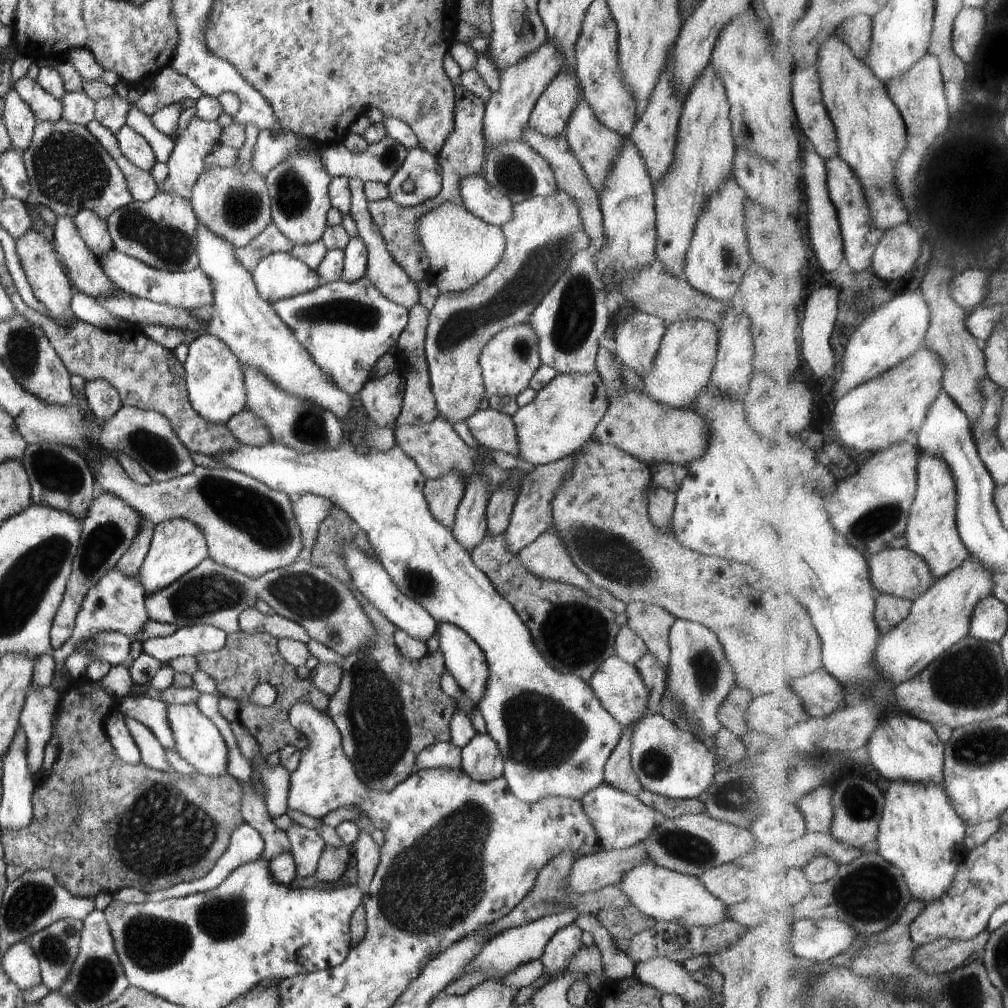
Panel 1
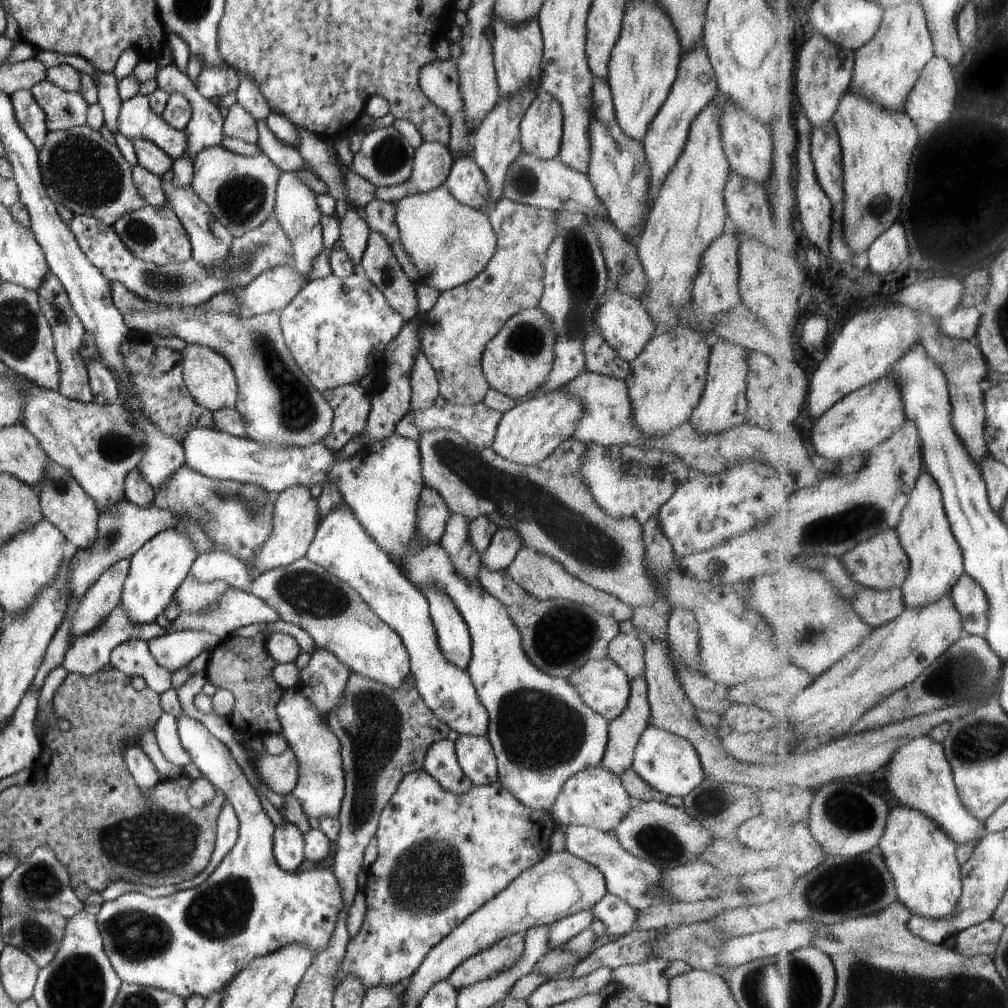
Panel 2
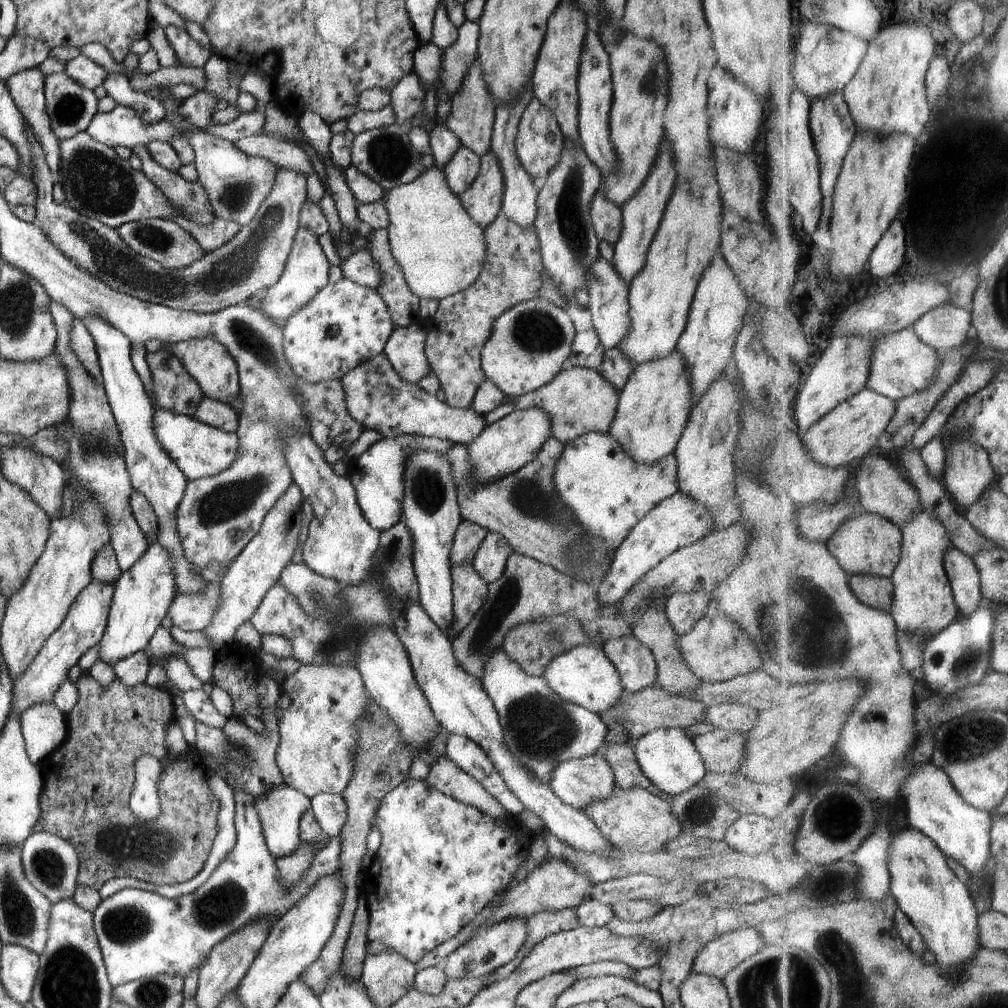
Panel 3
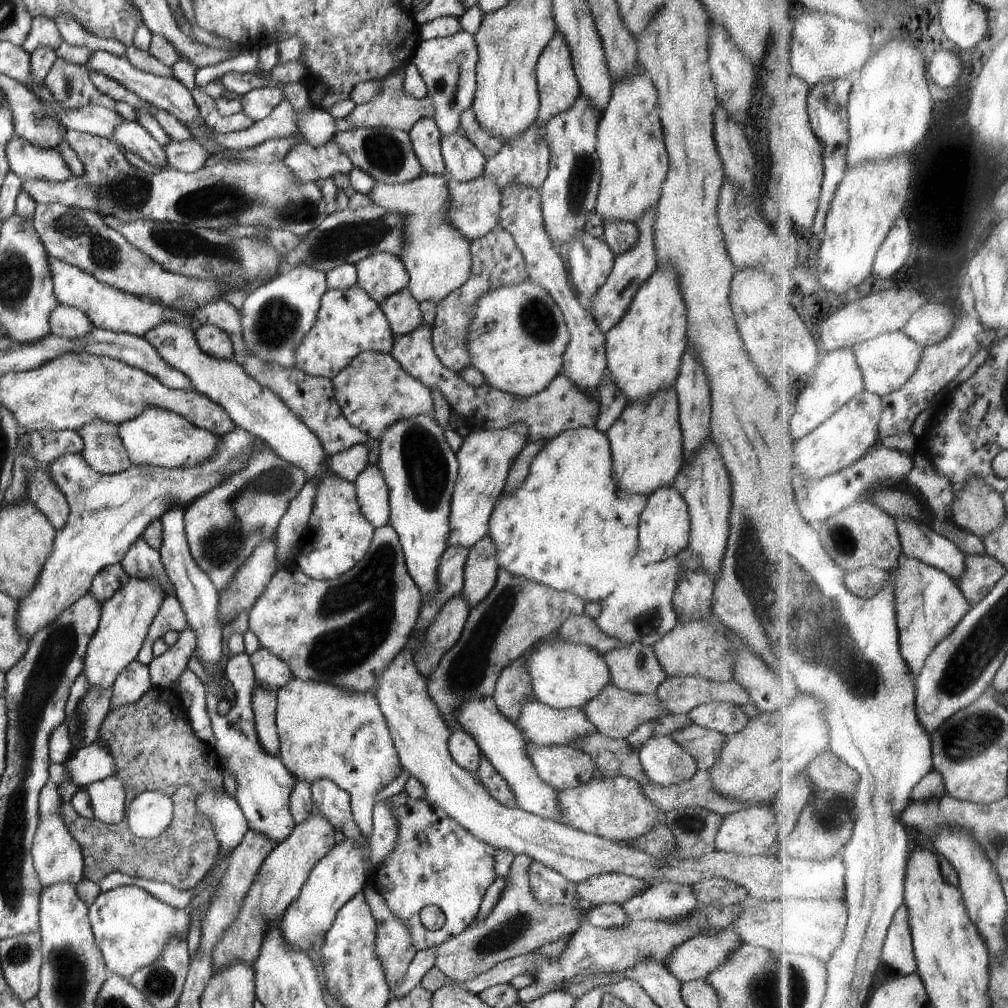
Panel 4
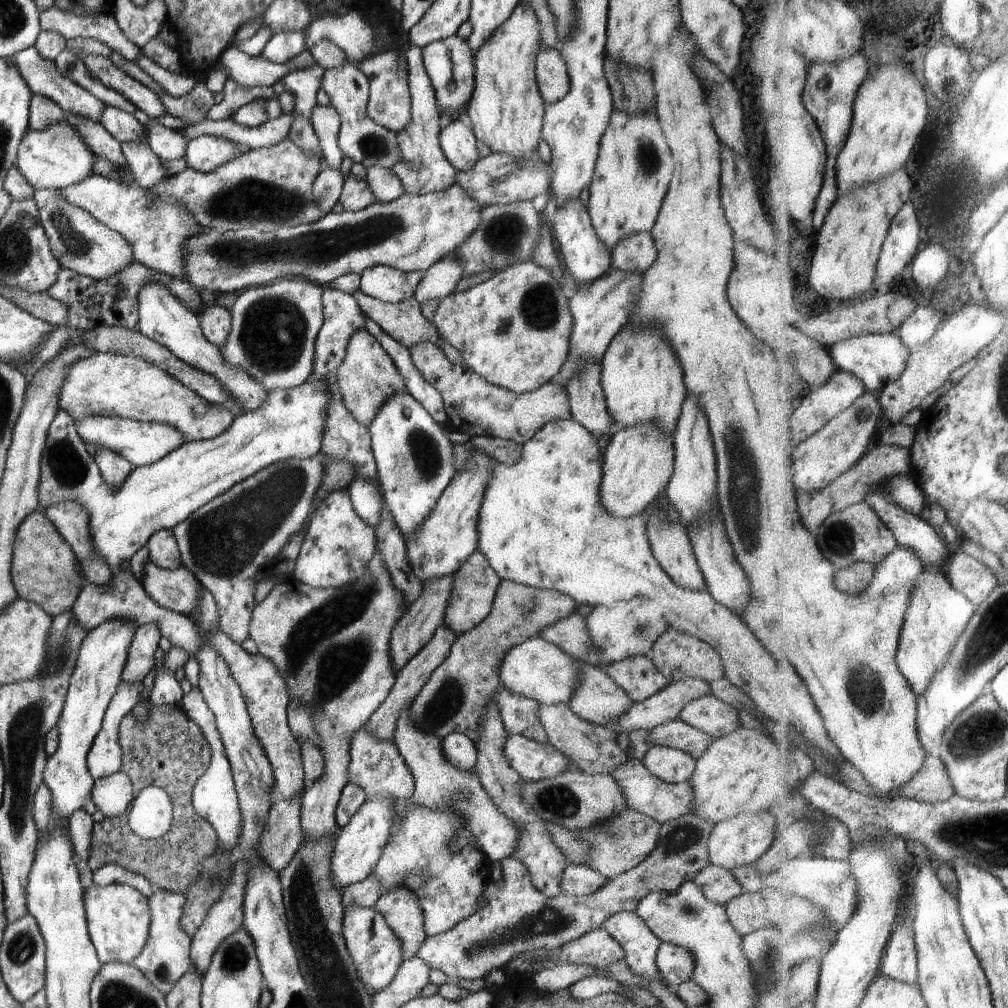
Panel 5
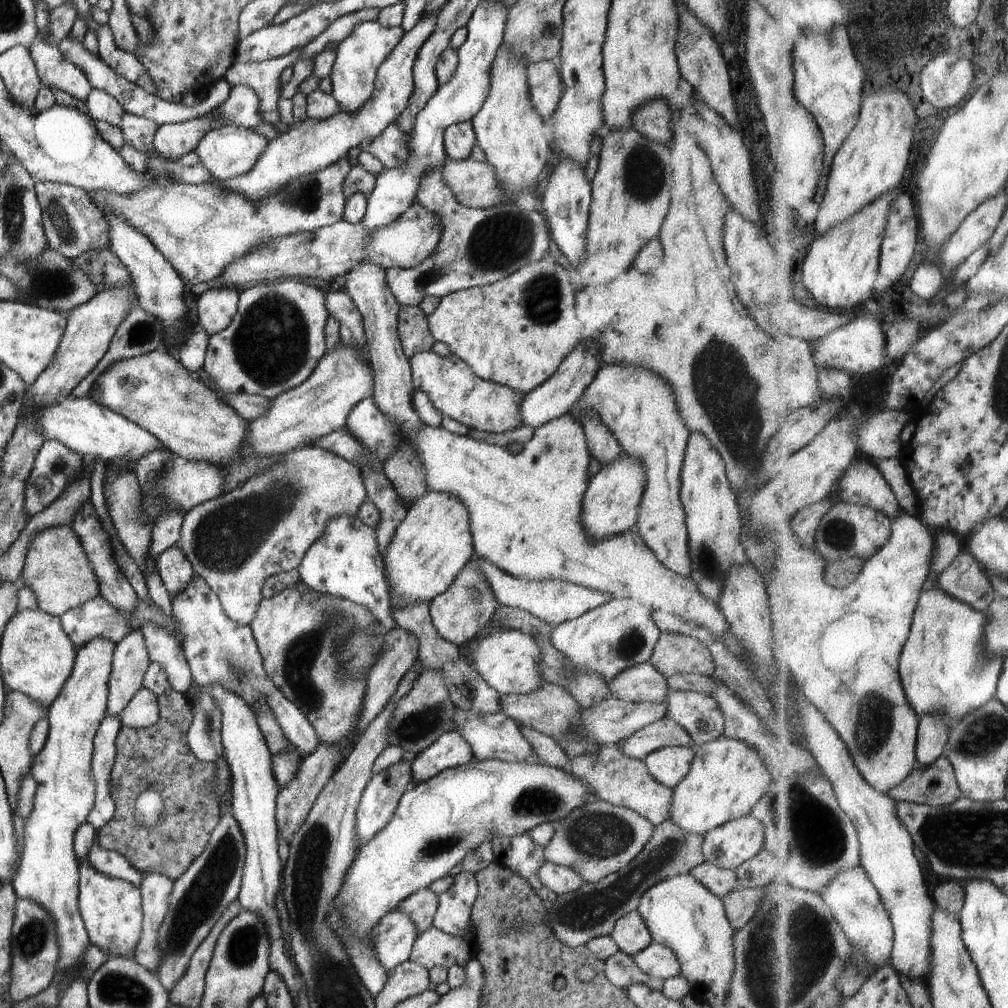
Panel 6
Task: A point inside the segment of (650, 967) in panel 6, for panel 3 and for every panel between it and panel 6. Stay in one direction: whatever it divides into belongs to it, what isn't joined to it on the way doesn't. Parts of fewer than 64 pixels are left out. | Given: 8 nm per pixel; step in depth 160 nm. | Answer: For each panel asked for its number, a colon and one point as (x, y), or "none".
3: (721, 955)
4: (694, 960)
5: (675, 964)

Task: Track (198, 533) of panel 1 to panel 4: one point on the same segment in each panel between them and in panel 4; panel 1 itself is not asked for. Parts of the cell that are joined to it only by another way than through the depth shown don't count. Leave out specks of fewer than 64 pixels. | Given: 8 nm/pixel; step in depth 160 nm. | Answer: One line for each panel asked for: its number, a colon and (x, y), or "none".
2: (159, 567)
3: (143, 594)
4: (126, 618)

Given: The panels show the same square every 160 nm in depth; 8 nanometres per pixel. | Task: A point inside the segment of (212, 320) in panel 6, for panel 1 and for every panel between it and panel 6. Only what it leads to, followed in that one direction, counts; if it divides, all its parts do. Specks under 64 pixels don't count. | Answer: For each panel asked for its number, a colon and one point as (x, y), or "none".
1: (215, 386)
2: (208, 376)
3: (207, 362)
4: (213, 341)
5: (215, 320)

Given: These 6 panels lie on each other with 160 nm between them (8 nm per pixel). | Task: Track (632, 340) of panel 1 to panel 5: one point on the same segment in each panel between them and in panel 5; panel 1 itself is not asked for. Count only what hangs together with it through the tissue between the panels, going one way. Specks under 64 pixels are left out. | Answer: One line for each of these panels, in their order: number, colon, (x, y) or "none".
2: (623, 321)
3: (609, 307)
4: (591, 261)
5: (587, 257)

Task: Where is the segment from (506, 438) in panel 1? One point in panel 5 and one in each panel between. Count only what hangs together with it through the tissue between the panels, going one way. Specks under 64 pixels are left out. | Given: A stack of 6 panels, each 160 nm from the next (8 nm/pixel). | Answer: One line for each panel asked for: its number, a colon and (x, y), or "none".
2: (477, 424)
3: (376, 397)
4: (373, 392)
5: (367, 378)

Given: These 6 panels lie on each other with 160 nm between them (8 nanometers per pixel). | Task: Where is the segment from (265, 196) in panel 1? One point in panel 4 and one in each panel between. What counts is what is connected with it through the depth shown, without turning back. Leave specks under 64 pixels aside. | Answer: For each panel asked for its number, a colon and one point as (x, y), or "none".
2: (240, 191)
3: (236, 184)
4: (168, 94)

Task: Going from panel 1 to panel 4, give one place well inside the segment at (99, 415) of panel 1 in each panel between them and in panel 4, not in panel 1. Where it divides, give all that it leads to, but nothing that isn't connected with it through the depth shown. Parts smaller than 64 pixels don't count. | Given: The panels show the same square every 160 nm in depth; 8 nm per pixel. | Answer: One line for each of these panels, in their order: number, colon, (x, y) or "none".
2: (104, 387)
3: (82, 345)
4: (70, 323)

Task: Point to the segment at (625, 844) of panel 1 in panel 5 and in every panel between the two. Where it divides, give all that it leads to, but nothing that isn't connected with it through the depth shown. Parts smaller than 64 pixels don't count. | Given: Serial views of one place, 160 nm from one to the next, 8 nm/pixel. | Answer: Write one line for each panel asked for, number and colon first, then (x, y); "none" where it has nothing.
2: (594, 797)
3: (578, 783)
4: (564, 767)
5: (533, 761)

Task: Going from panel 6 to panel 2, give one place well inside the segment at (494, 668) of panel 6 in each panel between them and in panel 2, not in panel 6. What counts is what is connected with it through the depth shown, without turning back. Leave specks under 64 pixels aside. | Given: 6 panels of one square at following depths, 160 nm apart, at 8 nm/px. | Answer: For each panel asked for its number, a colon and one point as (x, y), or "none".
2: (602, 684)
3: (584, 676)
4: (563, 674)
5: (536, 669)

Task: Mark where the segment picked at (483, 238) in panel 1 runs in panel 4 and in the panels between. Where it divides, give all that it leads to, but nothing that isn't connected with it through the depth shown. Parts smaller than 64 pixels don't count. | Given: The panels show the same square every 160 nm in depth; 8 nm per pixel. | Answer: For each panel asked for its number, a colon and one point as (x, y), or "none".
2: (449, 243)
3: (441, 251)
4: (437, 259)

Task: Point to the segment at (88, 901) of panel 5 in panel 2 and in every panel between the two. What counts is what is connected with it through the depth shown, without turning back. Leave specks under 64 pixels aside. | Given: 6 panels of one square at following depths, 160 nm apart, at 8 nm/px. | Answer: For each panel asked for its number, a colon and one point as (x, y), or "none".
2: (194, 942)
3: (141, 934)
4: (131, 928)

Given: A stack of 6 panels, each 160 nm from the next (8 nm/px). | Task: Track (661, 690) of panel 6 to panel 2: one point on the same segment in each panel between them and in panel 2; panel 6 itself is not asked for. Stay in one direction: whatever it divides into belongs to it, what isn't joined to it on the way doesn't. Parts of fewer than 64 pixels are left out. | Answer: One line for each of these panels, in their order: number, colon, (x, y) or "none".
2: (625, 649)
3: (635, 664)
4: (634, 667)
5: (637, 677)

